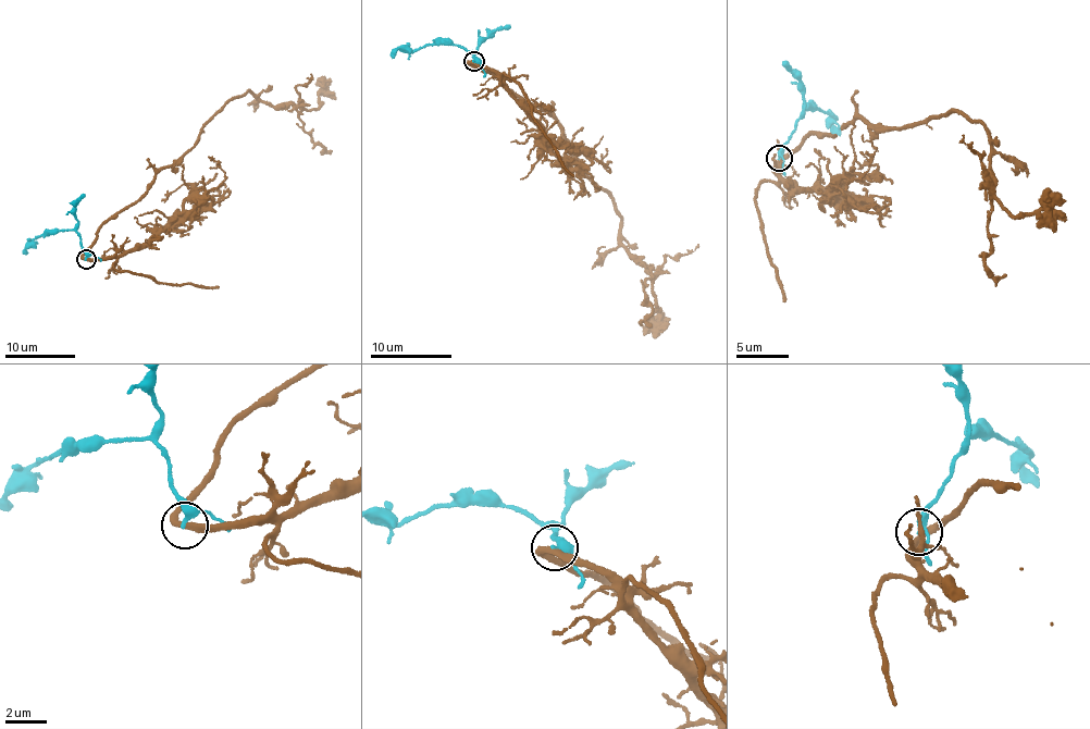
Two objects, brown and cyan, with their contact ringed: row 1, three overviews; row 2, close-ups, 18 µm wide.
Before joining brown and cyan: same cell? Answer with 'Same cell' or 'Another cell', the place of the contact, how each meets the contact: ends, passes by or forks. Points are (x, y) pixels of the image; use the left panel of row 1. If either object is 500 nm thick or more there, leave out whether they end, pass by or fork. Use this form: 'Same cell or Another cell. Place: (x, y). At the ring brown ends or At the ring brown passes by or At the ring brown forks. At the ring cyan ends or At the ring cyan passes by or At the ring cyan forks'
Another cell. Place: (86, 259). At the ring brown passes by. At the ring cyan passes by

